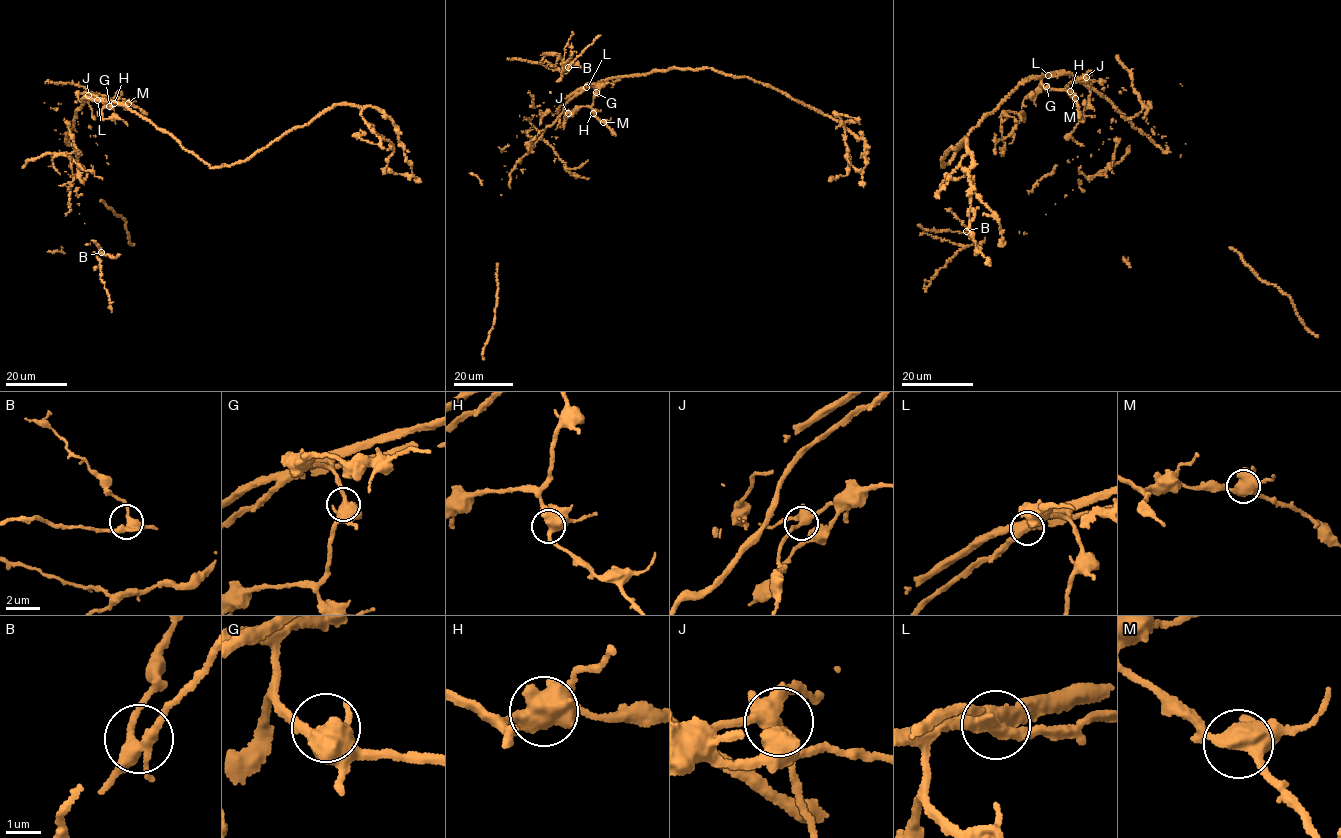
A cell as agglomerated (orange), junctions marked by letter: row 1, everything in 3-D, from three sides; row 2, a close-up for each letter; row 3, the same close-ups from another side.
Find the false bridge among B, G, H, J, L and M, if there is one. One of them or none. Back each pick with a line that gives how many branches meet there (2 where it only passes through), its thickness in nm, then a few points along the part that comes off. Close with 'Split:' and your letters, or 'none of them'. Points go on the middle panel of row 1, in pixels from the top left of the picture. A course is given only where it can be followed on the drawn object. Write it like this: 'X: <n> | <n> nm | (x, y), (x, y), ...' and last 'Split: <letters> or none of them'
L: 4 | 480 nm | (586, 87), (566, 103), (561, 115), (521, 158), (516, 177)
Split: L

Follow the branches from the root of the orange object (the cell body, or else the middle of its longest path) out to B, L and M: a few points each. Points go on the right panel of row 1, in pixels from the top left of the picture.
B: (1016, 87), (1068, 73), (1100, 94), (1117, 110), (1114, 159), (1078, 180), (1026, 233), (977, 244), (966, 231)
L: (1016, 87), (1033, 76), (1048, 75)
M: (1016, 87), (1036, 76), (1043, 86), (1072, 90), (1075, 98)

